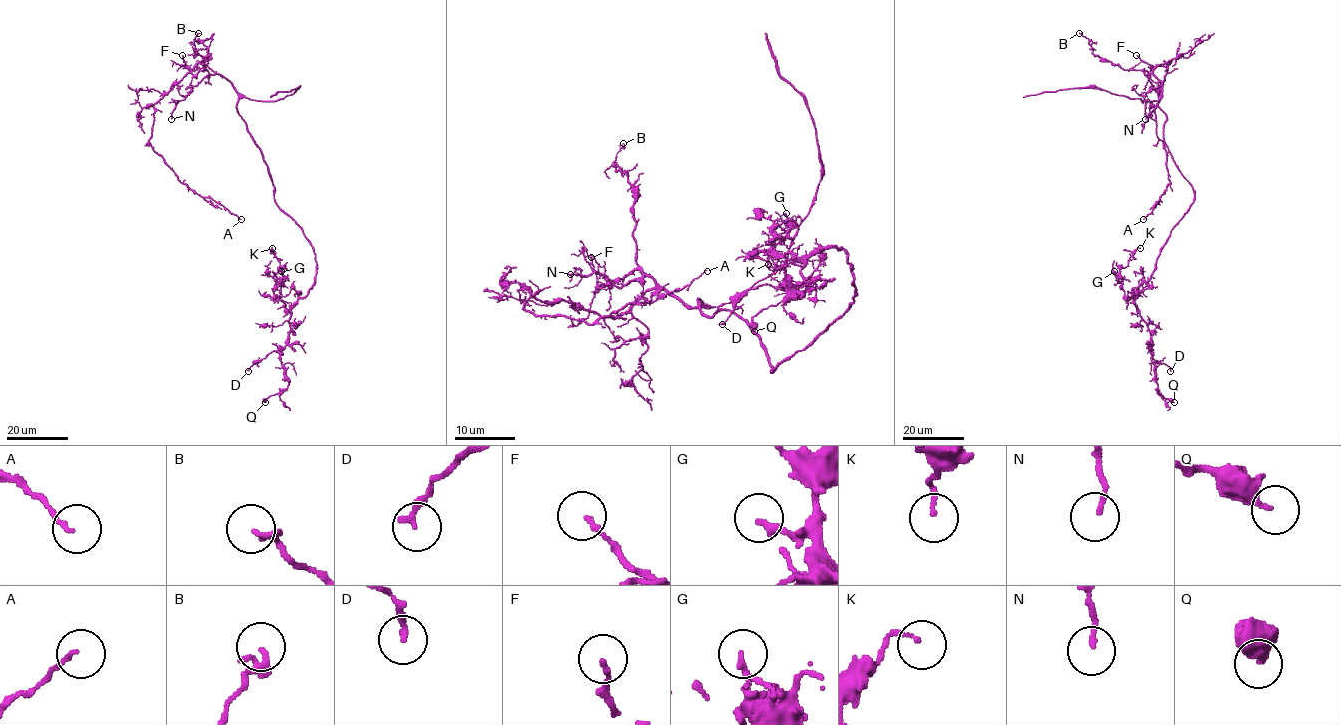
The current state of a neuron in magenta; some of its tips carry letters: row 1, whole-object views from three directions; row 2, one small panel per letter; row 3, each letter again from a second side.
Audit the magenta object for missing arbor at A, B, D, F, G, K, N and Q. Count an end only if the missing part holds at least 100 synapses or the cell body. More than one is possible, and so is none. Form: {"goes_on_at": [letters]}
{"goes_on_at": []}

